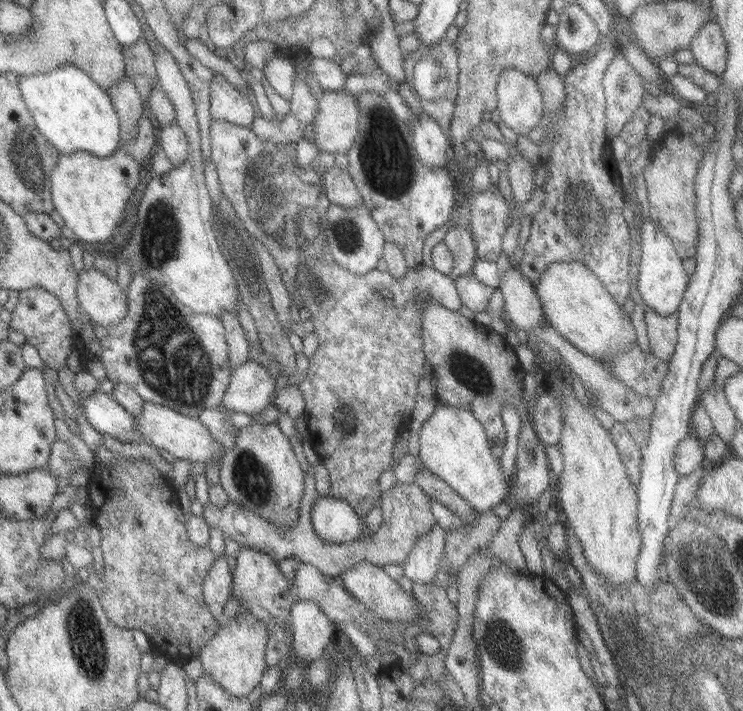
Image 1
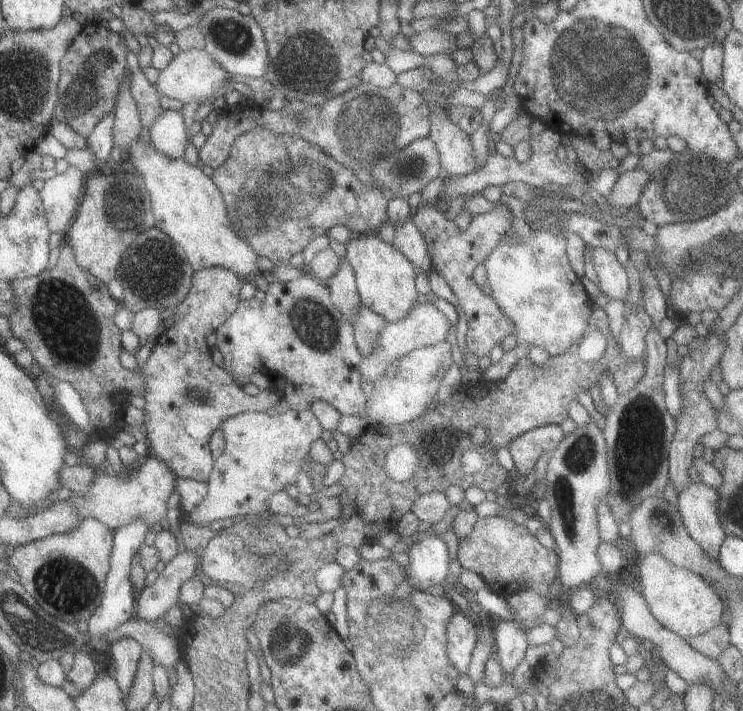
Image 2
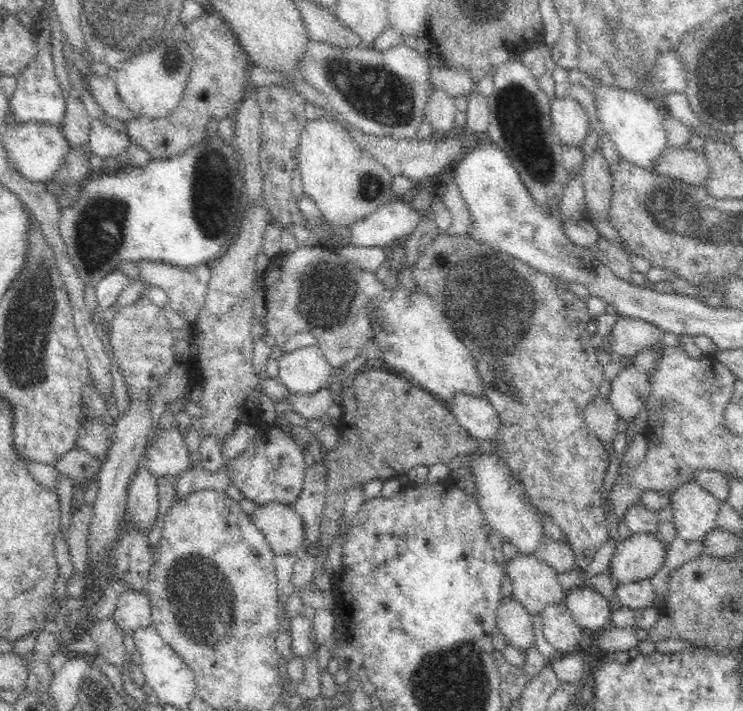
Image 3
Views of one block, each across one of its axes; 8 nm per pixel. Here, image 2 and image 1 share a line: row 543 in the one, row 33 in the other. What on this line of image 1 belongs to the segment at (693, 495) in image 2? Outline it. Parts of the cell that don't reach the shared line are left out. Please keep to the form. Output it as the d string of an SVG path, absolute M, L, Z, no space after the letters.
M715 20L699 28L697 36L693 36L689 44L689 50L697 66L703 66L707 72L721 78L727 64L727 46L721 34L721 26Z

